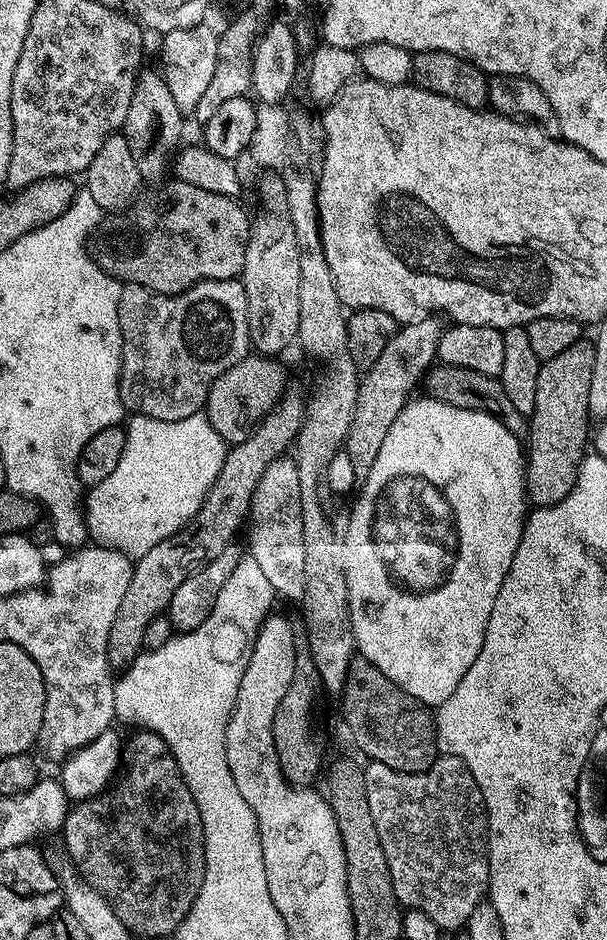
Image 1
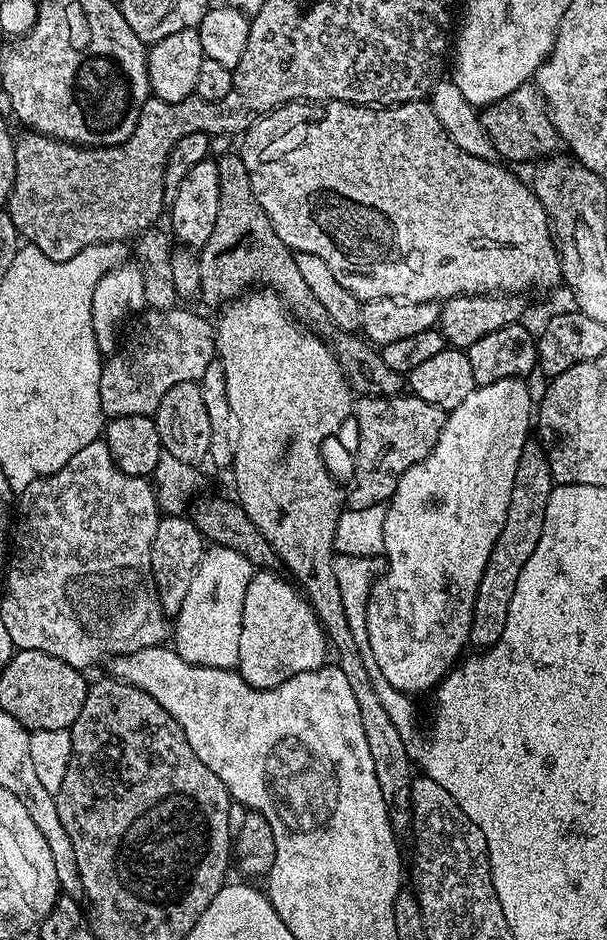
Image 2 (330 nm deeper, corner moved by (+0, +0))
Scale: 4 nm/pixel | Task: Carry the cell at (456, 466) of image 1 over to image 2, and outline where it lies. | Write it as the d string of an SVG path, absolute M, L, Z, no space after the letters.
M523 379L499 380L493 384L482 384L476 387L462 402L462 406L451 409L447 413L442 434L438 434L438 442L434 450L422 462L418 462L402 476L396 487L396 493L392 499L387 501L387 512L385 514L385 538L383 555L388 555L388 573L384 577L377 579L369 594L368 609L366 610L366 625L369 626L370 647L374 652L375 671L379 679L394 686L394 690L417 694L435 689L443 681L444 677L457 667L458 661L465 655L464 647L469 647L472 639L472 620L476 614L476 595L482 582L482 576L486 570L487 563L494 546L500 541L502 530L506 526L508 511L510 510L510 498L514 490L516 481L516 471L518 462L522 458L522 450L525 444L529 443L528 427L534 424L534 400L528 393L528 388L524 385Z

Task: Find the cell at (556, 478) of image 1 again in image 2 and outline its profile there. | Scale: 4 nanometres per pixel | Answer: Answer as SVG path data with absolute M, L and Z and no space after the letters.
M529 442L522 450L506 526L502 530L500 541L494 546L476 595L476 614L472 620L471 643L477 644L480 647L477 649L480 650L487 650L498 642L506 626L506 614L510 610L510 602L514 599L514 586L518 586L522 566L530 562L530 554L534 554L534 546L538 546L538 538L542 534L544 515L550 502L554 481L548 465L547 451L539 443L537 444Z

